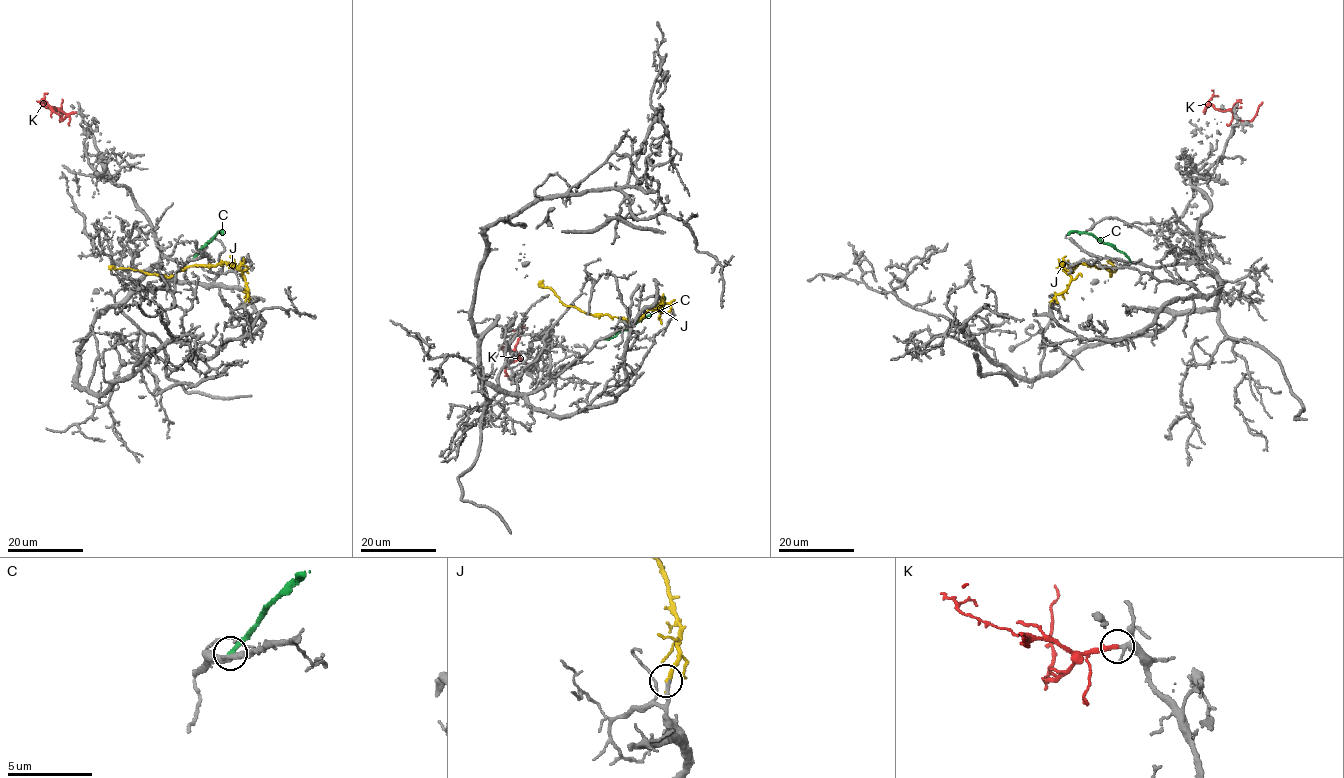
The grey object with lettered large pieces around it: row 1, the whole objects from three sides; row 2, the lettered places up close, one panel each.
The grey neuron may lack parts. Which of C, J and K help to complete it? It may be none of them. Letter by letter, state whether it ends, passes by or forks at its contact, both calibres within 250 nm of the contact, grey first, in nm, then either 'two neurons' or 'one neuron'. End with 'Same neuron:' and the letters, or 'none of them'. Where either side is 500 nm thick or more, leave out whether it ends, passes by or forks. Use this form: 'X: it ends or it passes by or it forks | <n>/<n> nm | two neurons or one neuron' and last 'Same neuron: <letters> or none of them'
C: it ends | 340/220 nm | two neurons
J: it ends | 240/240 nm | one neuron
K: it ends | 280/260 nm | one neuron
Same neuron: J, K

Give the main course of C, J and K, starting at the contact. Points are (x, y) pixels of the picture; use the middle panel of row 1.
C: (602, 339), (612, 338), (649, 315), (664, 296)
J: (659, 297), (660, 312), (661, 301), (655, 309), (625, 321), (563, 305), (549, 288), (538, 285)
K: (527, 364), (515, 349), (521, 329), (518, 328), (523, 328)

